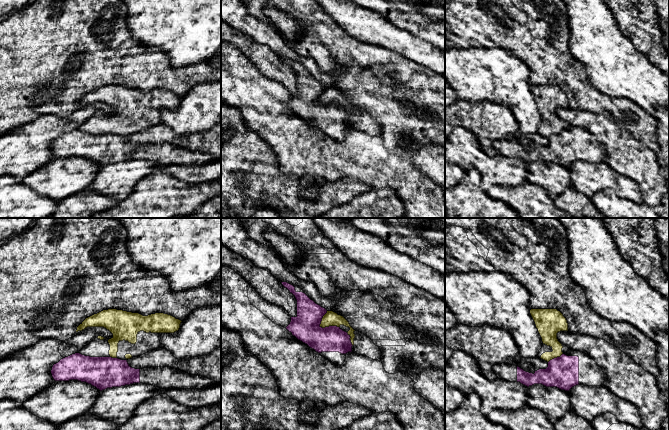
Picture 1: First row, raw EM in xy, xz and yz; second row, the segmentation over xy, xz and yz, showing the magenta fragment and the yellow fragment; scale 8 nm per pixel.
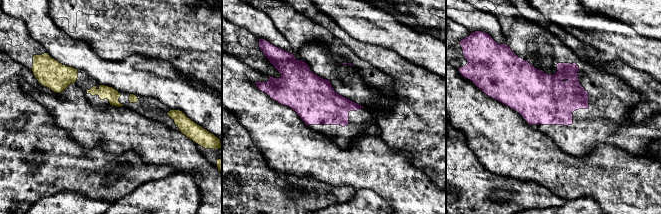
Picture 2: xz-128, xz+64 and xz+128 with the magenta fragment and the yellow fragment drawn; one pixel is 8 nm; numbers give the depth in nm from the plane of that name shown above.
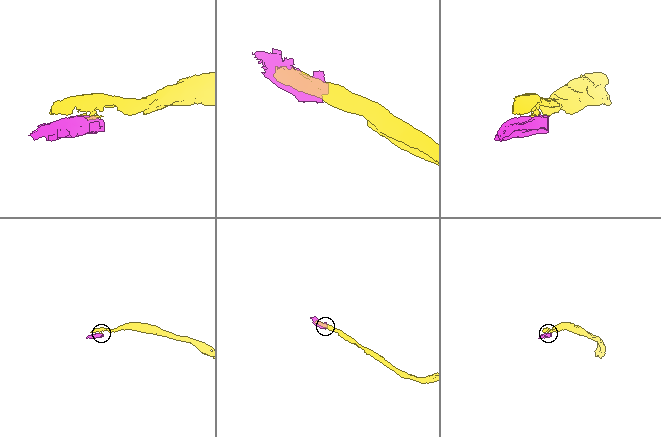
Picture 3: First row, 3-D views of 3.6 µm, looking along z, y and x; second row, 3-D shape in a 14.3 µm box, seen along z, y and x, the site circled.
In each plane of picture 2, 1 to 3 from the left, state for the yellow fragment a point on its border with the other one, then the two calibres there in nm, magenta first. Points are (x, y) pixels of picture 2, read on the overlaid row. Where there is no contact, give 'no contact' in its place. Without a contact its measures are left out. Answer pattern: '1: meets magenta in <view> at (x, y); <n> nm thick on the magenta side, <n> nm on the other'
1: no contact
2: no contact
3: no contact

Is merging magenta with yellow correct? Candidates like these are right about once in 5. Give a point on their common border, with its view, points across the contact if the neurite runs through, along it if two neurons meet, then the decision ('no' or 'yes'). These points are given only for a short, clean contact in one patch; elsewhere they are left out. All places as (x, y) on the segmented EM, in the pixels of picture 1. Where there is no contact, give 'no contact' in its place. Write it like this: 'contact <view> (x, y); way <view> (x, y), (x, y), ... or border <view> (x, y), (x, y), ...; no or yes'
contact xz (323, 328); border xz (326, 311), (320, 325), (322, 327), (339, 327); no

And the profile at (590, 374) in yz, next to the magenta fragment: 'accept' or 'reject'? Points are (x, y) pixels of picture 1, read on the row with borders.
accept

